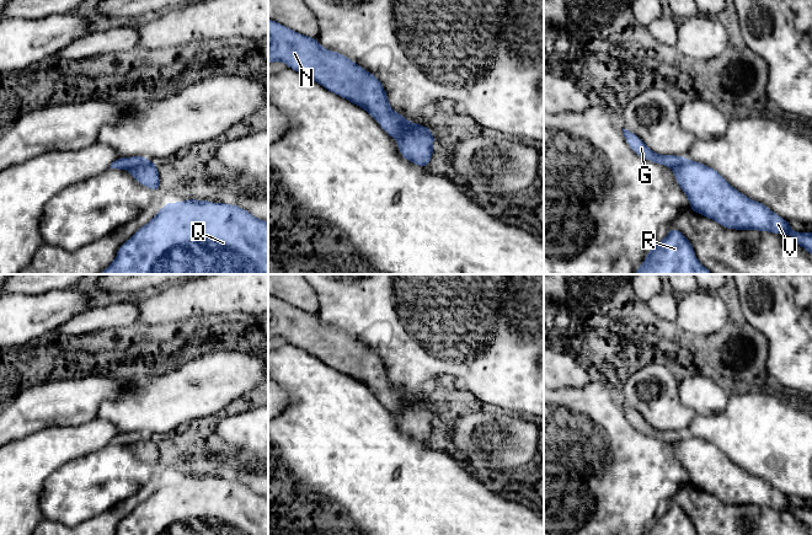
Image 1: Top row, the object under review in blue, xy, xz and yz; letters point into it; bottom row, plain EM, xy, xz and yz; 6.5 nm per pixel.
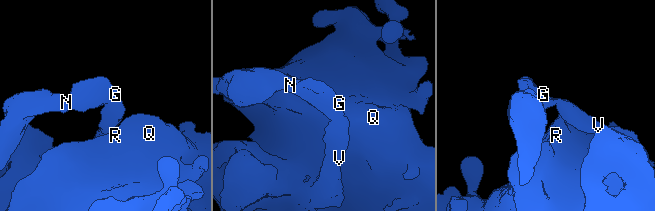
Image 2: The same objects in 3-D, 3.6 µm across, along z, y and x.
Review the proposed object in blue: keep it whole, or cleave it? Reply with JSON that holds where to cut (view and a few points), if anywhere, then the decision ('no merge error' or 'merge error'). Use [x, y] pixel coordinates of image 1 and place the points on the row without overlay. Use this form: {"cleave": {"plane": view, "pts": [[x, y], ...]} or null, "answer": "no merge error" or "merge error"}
{"cleave": {"plane": "xz", "pts": [[421, 401], [396, 415]]}, "answer": "merge error"}

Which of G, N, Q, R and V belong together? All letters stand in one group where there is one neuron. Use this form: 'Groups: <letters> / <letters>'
Groups: G N / Q R V

